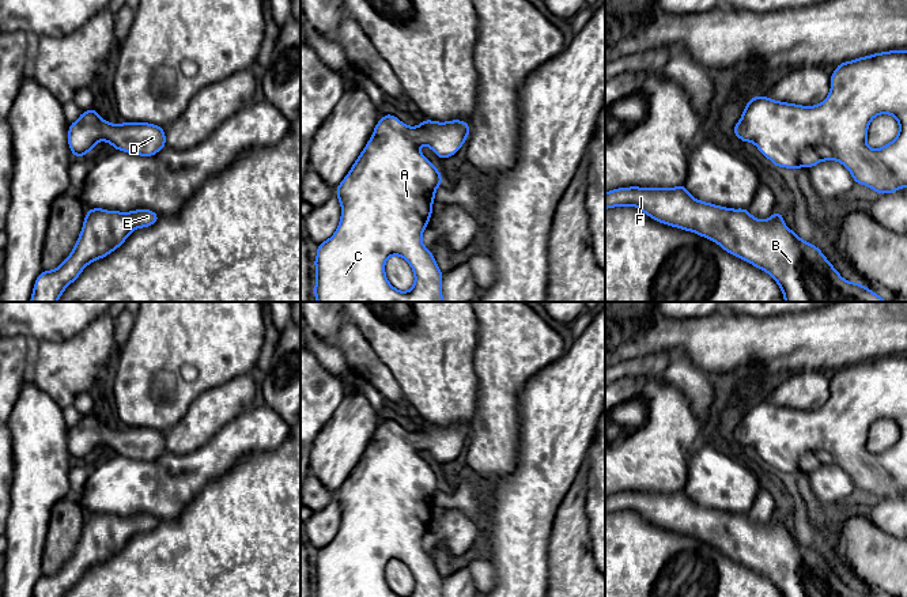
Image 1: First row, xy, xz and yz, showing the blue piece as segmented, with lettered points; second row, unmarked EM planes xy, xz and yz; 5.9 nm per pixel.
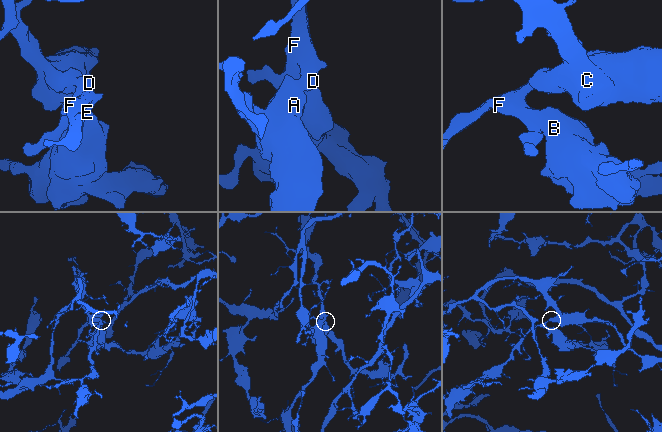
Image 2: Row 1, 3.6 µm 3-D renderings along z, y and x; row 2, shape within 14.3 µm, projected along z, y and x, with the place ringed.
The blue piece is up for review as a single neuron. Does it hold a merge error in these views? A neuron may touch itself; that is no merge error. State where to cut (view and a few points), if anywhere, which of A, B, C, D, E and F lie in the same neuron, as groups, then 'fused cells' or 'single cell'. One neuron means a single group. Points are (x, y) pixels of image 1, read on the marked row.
no cut | A B C D E F | single cell

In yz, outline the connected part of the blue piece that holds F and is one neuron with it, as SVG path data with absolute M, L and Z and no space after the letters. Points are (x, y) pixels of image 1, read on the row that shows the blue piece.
M684 184L670 189L639 186L617 188L605 193L605 209L626 205L639 208L645 215L650 216L655 222L704 237L734 257L767 272L781 287L785 302L887 302L861 283L850 283L843 279L816 245L801 239L795 231L791 231L783 223L783 215L779 211L775 211L763 222L753 218L747 208L732 209L696 200L688 193Z

